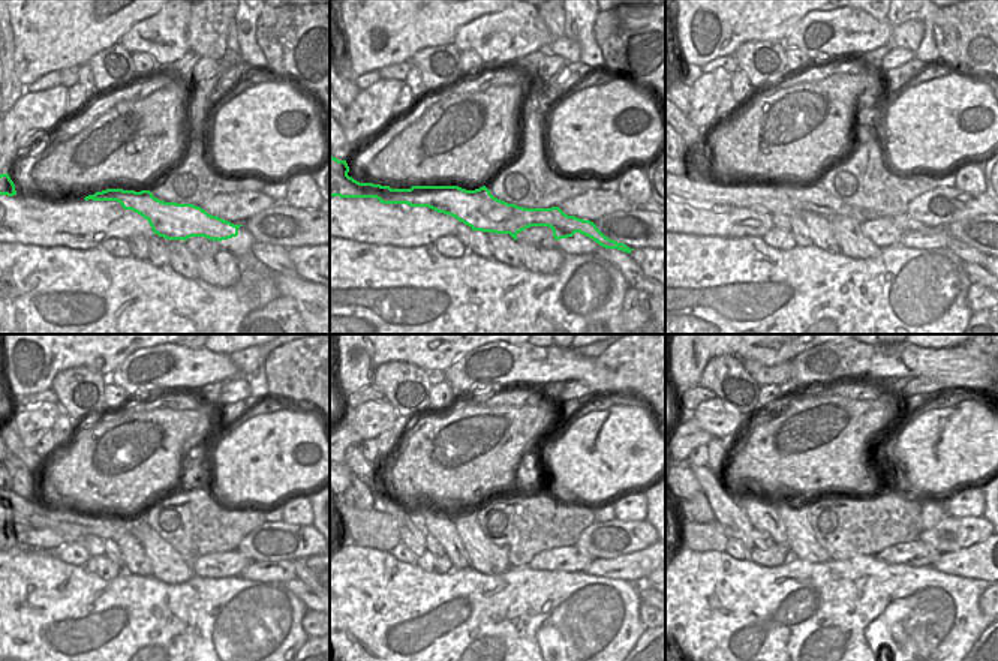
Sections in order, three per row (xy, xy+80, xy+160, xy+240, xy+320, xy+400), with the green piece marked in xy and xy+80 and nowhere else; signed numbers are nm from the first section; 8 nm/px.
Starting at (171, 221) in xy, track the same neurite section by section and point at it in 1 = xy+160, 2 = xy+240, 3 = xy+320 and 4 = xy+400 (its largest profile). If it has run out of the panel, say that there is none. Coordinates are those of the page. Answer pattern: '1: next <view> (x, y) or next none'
1: next xy+160 (696, 189)
2: next xy+240 (38, 525)
3: next xy+320 (367, 528)
4: next xy+400 (711, 537)

